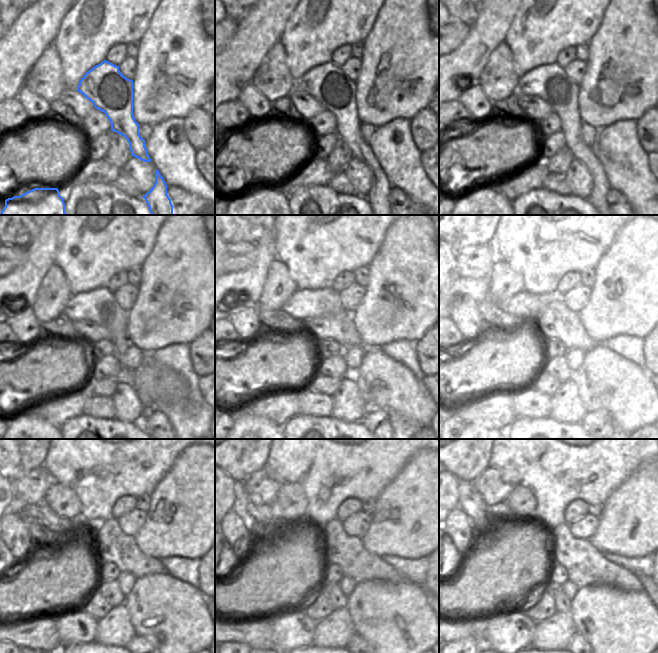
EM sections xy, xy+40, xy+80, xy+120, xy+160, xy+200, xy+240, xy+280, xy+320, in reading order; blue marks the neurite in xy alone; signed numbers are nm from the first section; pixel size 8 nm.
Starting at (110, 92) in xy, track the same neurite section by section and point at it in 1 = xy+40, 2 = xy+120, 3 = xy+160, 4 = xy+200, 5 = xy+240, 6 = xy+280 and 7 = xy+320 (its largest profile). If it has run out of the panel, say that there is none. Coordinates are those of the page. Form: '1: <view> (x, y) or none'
1: xy+40 (327, 83)
2: xy+120 (99, 306)
3: xy+160 (303, 304)
4: xy+200 (524, 304)
5: xy+240 (41, 512)
6: xy+280 (272, 513)
7: xy+320 (470, 500)

